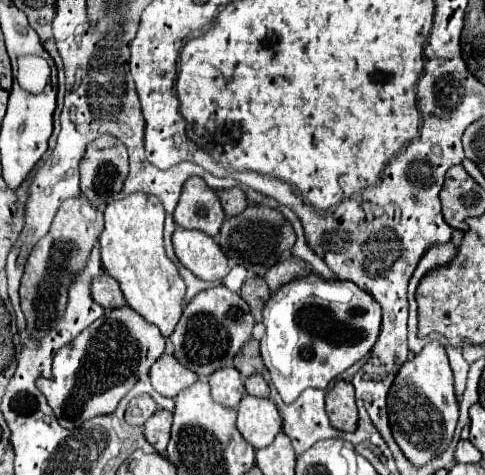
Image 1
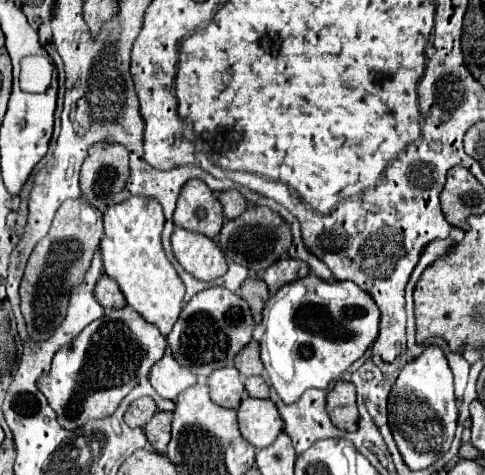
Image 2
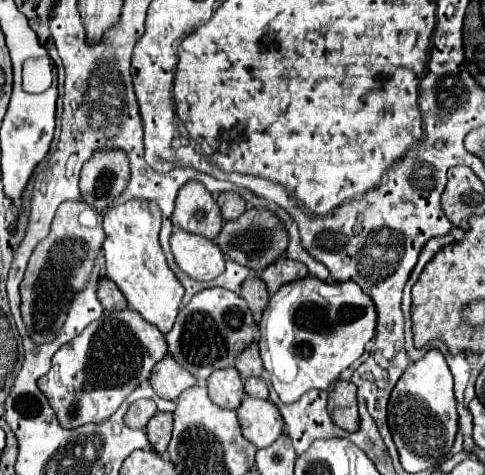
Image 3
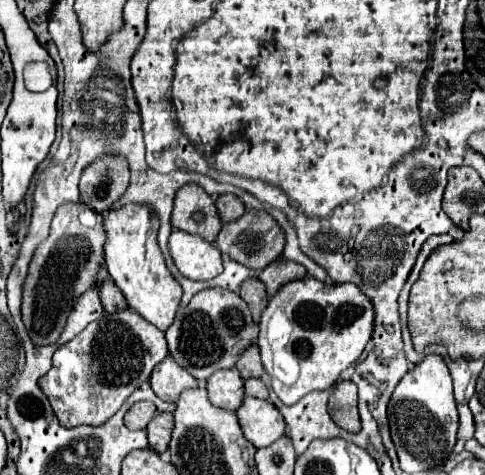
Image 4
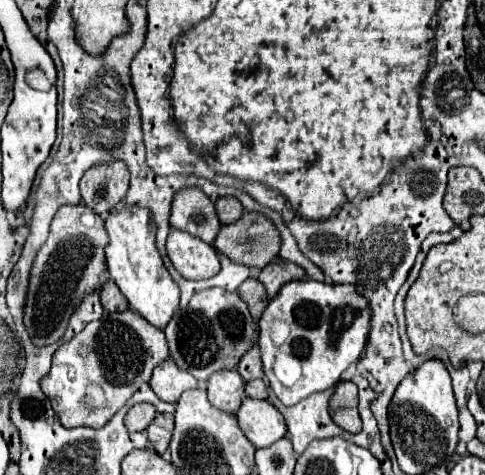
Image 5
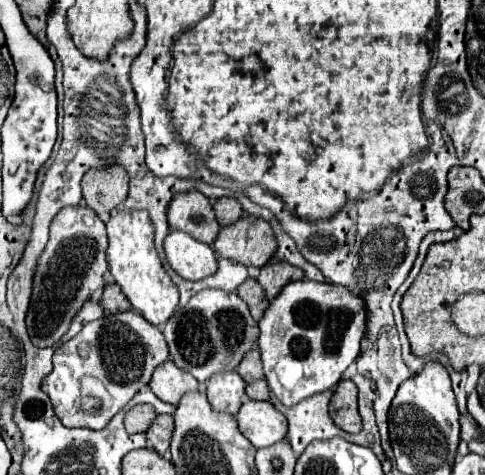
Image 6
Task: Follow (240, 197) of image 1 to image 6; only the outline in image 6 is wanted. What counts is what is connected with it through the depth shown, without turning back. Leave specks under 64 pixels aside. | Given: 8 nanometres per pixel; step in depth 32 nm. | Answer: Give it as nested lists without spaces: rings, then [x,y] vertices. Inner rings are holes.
[[[220,198],[214,204],[214,212],[218,216],[220,226],[226,226],[226,224],[234,224],[242,216],[242,206],[236,198]]]

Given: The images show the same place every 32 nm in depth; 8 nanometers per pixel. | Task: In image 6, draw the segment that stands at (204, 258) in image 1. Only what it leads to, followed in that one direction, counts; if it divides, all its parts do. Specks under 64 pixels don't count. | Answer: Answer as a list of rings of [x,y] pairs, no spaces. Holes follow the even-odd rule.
[[[172,230],[164,240],[164,250],[170,266],[186,280],[202,280],[218,270],[214,250],[186,232]]]

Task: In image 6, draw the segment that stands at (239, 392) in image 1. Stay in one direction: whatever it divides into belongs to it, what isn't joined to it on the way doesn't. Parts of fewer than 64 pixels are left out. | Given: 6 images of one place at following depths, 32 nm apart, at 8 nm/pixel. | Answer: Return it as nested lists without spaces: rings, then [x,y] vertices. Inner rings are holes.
[[[218,372],[208,380],[208,402],[218,412],[236,414],[244,400],[246,382],[238,372]]]

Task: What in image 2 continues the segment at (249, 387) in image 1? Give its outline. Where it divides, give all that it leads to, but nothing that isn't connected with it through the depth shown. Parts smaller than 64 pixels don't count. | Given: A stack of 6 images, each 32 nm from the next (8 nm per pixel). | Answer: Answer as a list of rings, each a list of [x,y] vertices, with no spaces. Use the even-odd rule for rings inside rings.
[[[254,376],[254,378],[246,378],[246,392],[256,398],[268,398],[270,388],[262,376]]]

